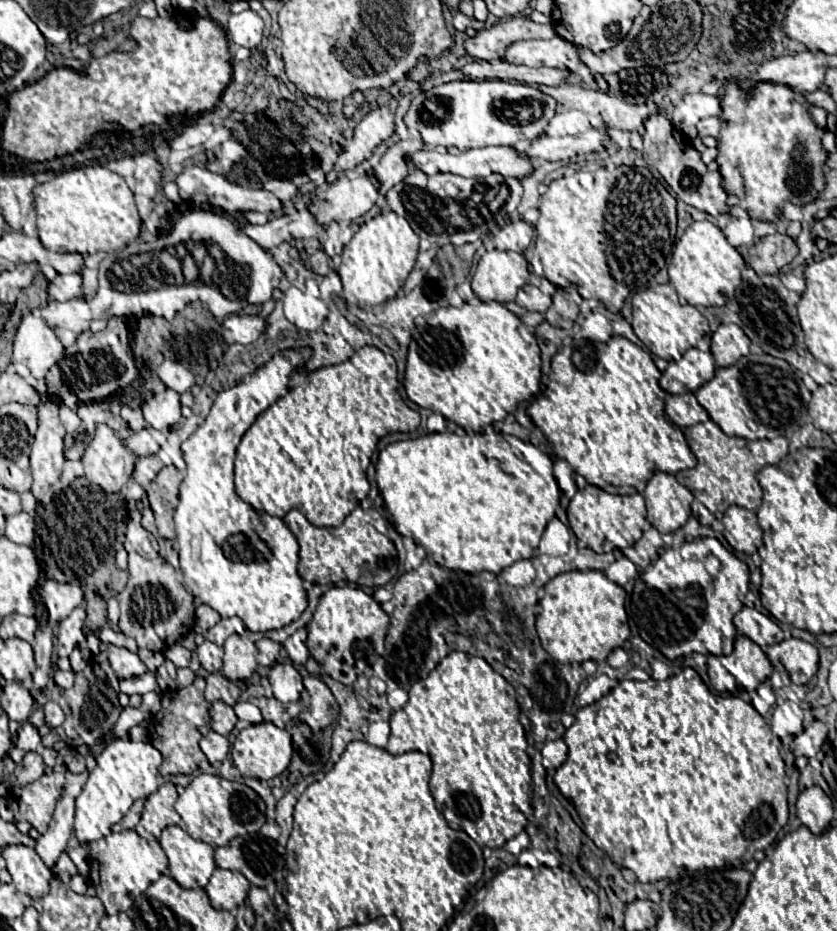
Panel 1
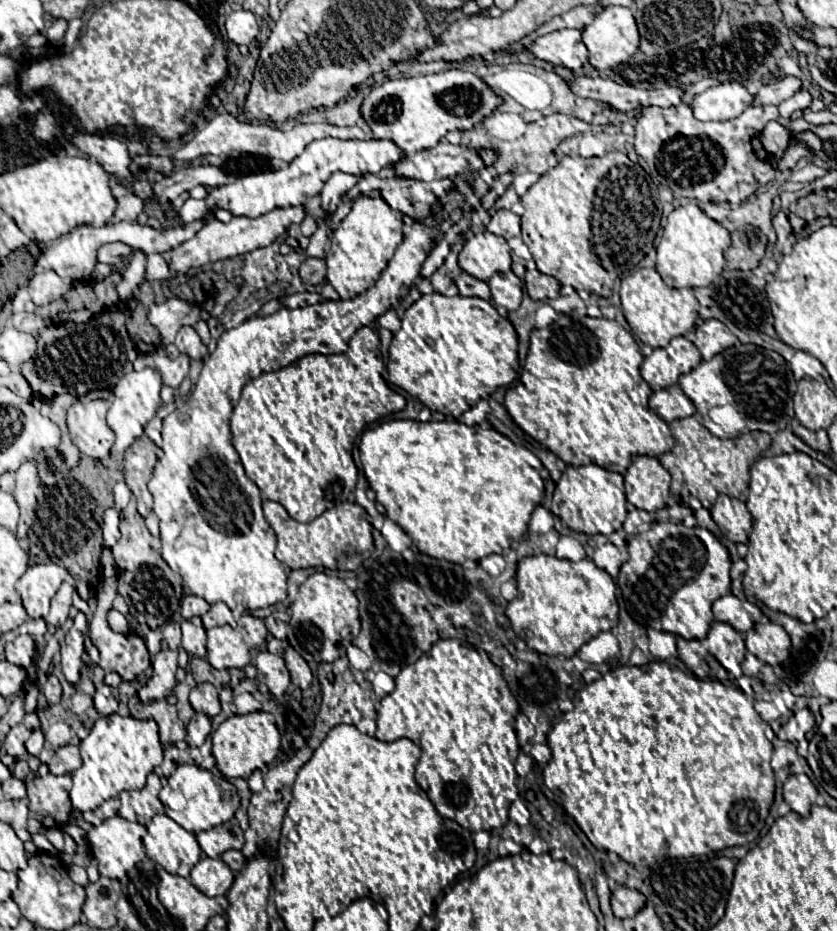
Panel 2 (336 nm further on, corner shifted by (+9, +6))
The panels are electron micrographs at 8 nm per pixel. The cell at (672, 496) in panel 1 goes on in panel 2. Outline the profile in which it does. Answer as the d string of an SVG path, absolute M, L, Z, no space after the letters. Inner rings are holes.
M637 456L625 472L627 500L645 512L657 512L667 506L671 474L657 458Z

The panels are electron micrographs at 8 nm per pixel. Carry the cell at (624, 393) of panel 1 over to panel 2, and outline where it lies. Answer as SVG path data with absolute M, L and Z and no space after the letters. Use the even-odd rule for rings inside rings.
M573 316L569 324L553 324L545 330L531 332L531 346L519 381L505 394L505 406L515 424L531 438L547 446L569 466L597 464L613 472L625 474L635 456L661 456L671 452L675 440L663 418L659 418L647 404L651 396L649 384L641 378L639 366L643 354L631 334L613 320Z

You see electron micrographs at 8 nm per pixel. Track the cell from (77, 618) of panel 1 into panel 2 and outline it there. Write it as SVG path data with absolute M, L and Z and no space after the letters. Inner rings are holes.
M67 582L62 583L53 597L46 622L52 626L61 626L67 620L72 606L72 596L75 589Z

